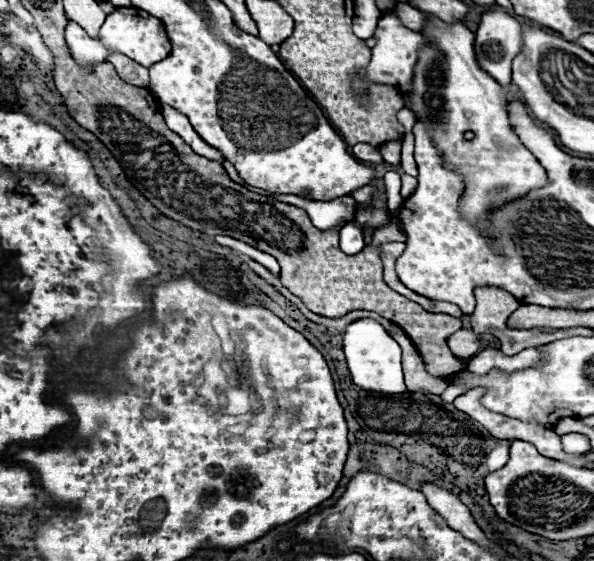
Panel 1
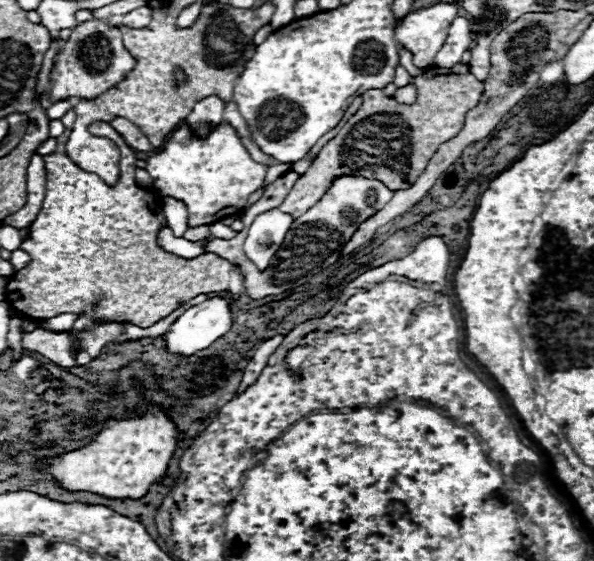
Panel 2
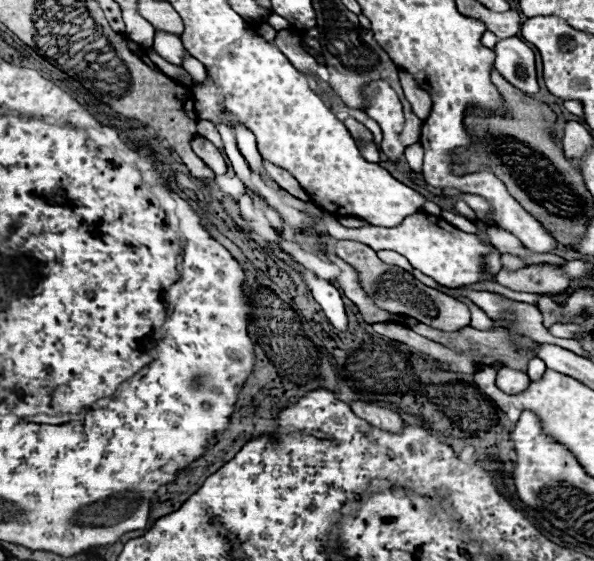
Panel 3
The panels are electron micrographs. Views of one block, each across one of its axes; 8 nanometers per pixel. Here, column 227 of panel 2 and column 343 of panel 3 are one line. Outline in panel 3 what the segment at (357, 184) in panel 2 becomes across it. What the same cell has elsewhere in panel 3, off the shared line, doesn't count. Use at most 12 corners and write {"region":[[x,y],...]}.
{"region":[[338,240],[376,306],[442,332],[470,306],[424,286],[372,248]]}

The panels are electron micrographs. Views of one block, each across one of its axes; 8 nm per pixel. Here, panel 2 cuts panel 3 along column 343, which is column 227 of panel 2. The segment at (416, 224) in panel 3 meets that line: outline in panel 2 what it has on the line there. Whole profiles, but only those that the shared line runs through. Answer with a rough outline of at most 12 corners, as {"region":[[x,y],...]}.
{"region":[[222,221],[208,227],[214,237],[230,240],[236,234]]}

